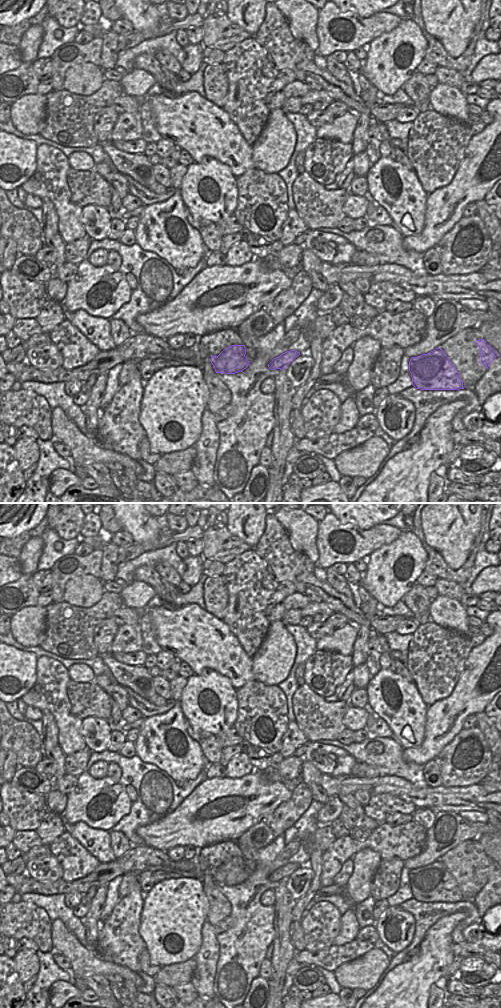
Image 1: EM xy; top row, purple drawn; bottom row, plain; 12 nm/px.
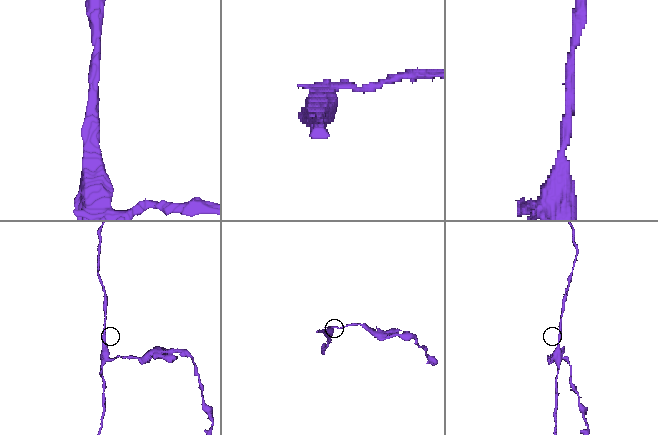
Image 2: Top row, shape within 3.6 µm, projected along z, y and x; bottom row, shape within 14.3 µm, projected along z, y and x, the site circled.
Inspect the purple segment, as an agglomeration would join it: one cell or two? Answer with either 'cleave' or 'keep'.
cleave

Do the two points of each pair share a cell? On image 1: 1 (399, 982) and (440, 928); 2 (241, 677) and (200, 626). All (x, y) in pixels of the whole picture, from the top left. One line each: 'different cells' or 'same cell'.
1: same cell
2: same cell

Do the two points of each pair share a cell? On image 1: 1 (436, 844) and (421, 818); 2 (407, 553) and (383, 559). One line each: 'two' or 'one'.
1: two
2: one

